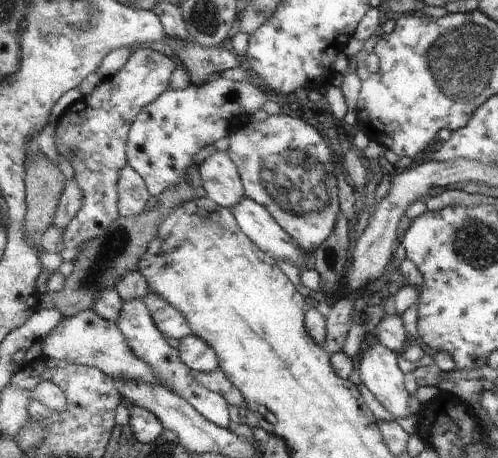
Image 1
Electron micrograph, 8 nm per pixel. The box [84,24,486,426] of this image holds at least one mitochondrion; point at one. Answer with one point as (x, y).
(294, 175)

